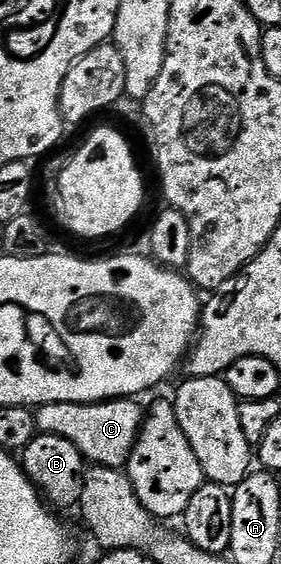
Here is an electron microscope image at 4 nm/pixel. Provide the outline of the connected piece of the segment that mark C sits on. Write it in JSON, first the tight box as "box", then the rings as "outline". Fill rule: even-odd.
{"box":[36,398,143,467],"outline":[[[112,398],[109,402],[56,402],[36,407],[37,428],[42,434],[63,436],[71,440],[86,463],[124,467],[129,461],[141,431],[143,406],[133,398]]]}

